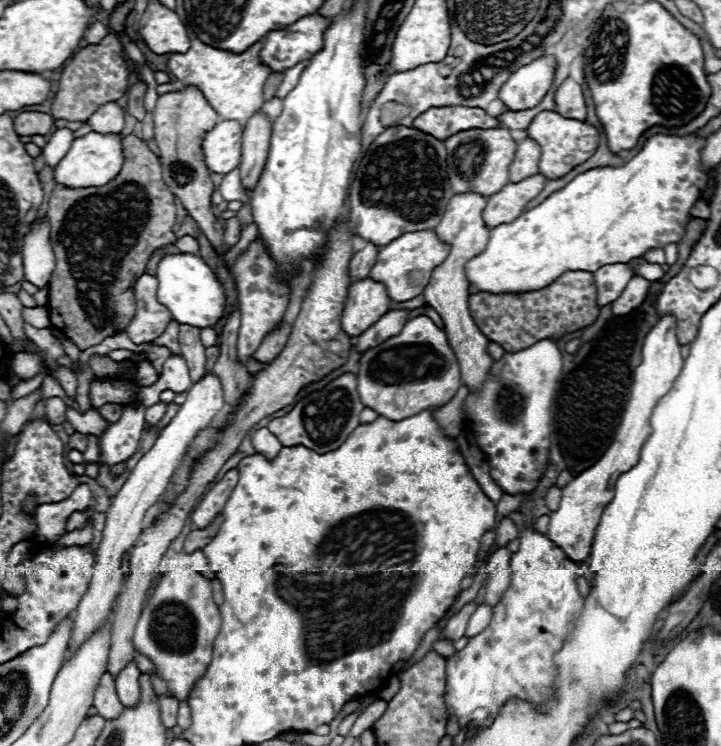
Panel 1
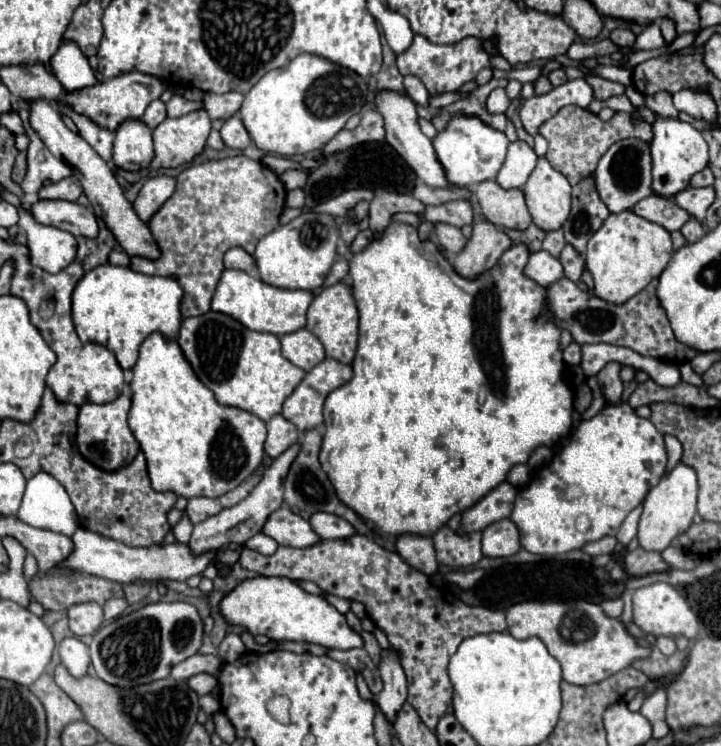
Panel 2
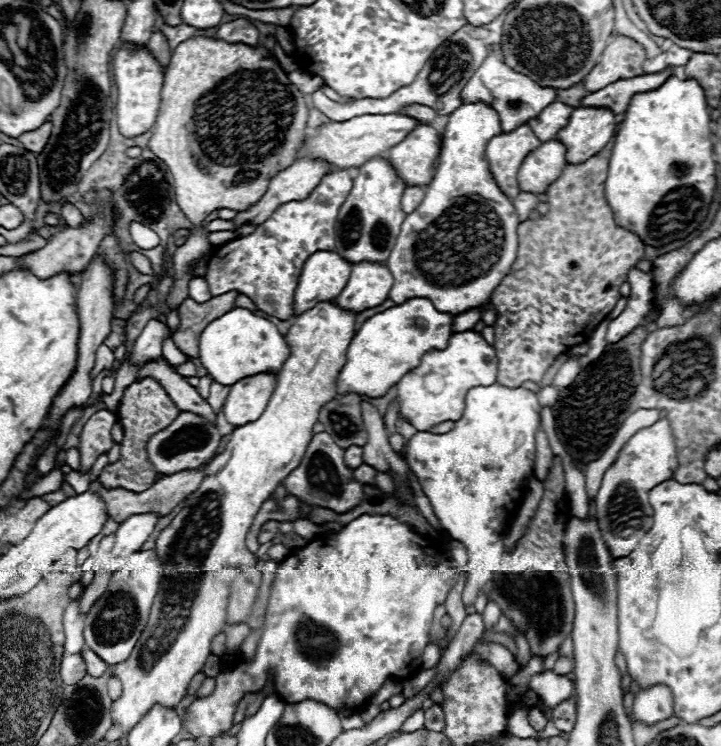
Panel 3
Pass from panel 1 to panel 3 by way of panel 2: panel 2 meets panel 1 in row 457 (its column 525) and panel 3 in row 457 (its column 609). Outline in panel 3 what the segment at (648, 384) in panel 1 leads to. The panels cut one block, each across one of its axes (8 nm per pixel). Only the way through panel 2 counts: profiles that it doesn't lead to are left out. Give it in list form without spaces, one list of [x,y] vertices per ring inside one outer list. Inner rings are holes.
[[[666,418],[654,422],[648,428],[638,430],[622,446],[618,458],[604,472],[600,490],[596,494],[598,528],[602,530],[604,542],[612,552],[612,556],[620,558],[624,554],[630,554],[636,548],[638,540],[652,528],[652,506],[648,502],[648,492],[656,484],[670,480],[674,476],[674,470],[678,470],[676,442],[674,442],[670,422]]]

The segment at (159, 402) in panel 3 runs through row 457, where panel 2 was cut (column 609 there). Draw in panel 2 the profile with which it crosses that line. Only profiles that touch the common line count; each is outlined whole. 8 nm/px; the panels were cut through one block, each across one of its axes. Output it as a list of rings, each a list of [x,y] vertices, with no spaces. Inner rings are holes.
[[[580,106],[560,108],[560,112],[556,112],[550,120],[546,120],[538,132],[548,140],[548,152],[546,152],[548,162],[552,164],[554,170],[564,174],[572,186],[576,182],[580,182],[582,178],[592,176],[600,156],[610,148],[610,144],[624,140],[624,138],[640,138],[646,144],[650,144],[654,138],[652,126],[648,122],[632,124],[630,114],[626,114],[626,112],[616,112],[612,120],[604,122],[596,114],[592,114],[590,110],[580,108]]]

